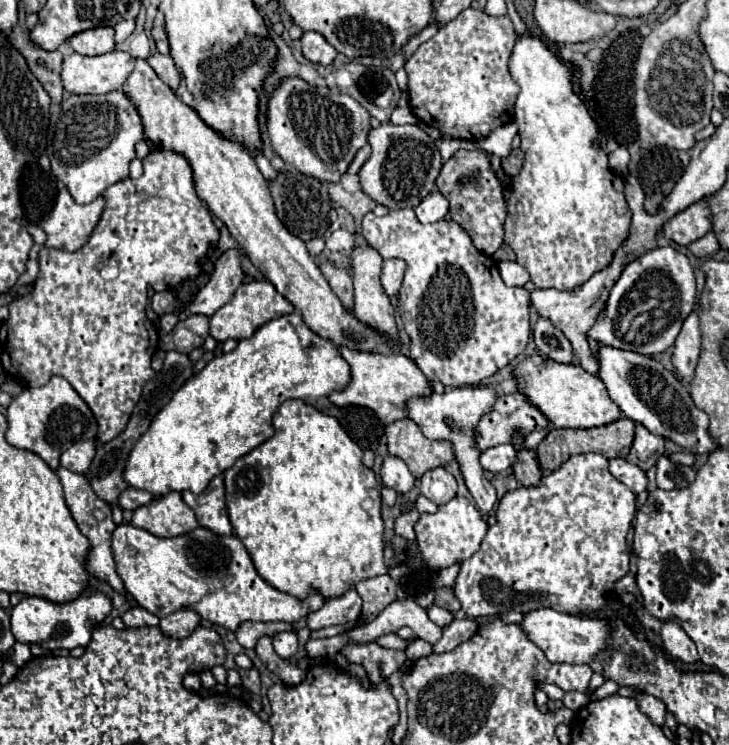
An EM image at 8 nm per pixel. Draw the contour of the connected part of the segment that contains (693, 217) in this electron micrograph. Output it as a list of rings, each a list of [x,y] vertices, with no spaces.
[[[705,200],[691,204],[683,212],[675,214],[663,226],[663,234],[681,246],[689,246],[711,230],[711,210]]]

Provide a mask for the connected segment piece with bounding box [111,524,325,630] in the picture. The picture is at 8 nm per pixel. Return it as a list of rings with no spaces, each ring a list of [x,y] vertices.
[[[119,524],[113,530],[111,544],[117,574],[125,582],[129,596],[157,618],[187,608],[203,620],[237,630],[245,620],[295,622],[325,604],[317,592],[311,592],[307,600],[295,600],[267,584],[257,574],[243,542],[235,534],[215,536],[209,528],[197,526],[187,534],[161,538],[133,524]]]

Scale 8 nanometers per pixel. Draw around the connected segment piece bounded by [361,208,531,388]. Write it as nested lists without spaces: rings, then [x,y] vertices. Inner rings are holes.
[[[411,208],[391,210],[387,216],[375,216],[373,212],[369,212],[363,218],[361,234],[369,242],[369,246],[373,246],[383,256],[383,260],[403,258],[407,262],[397,306],[405,322],[405,332],[411,340],[409,356],[431,380],[439,380],[443,386],[453,388],[479,384],[525,350],[531,334],[529,290],[521,286],[505,286],[505,282],[497,274],[497,262],[475,250],[471,238],[457,222],[439,220],[433,224],[421,224]]]

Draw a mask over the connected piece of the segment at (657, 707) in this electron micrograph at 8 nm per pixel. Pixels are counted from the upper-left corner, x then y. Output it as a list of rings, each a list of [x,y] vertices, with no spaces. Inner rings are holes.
[[[641,692],[637,696],[637,702],[641,706],[641,710],[657,724],[657,726],[663,726],[665,724],[665,704],[661,704],[661,700],[657,700],[655,696],[649,696],[645,692]]]

